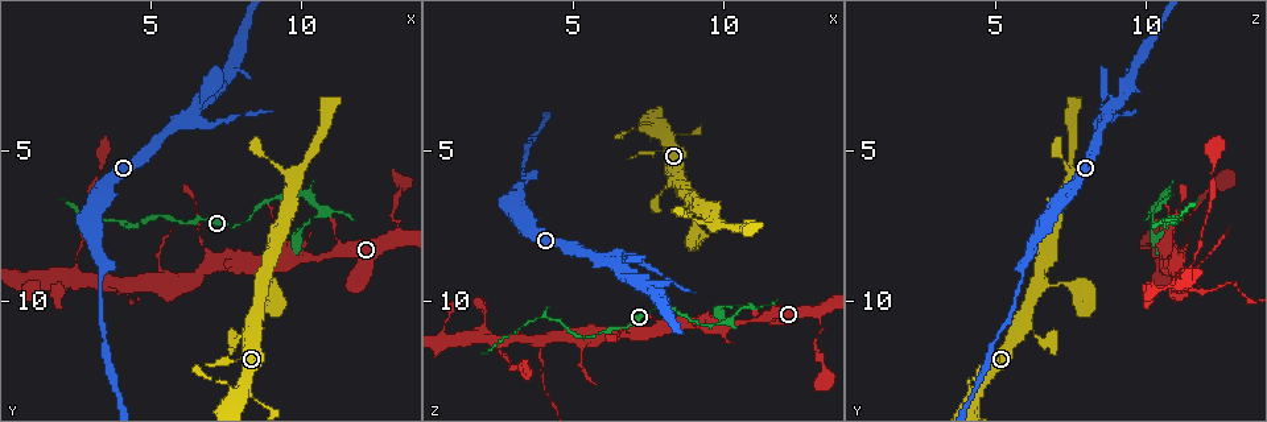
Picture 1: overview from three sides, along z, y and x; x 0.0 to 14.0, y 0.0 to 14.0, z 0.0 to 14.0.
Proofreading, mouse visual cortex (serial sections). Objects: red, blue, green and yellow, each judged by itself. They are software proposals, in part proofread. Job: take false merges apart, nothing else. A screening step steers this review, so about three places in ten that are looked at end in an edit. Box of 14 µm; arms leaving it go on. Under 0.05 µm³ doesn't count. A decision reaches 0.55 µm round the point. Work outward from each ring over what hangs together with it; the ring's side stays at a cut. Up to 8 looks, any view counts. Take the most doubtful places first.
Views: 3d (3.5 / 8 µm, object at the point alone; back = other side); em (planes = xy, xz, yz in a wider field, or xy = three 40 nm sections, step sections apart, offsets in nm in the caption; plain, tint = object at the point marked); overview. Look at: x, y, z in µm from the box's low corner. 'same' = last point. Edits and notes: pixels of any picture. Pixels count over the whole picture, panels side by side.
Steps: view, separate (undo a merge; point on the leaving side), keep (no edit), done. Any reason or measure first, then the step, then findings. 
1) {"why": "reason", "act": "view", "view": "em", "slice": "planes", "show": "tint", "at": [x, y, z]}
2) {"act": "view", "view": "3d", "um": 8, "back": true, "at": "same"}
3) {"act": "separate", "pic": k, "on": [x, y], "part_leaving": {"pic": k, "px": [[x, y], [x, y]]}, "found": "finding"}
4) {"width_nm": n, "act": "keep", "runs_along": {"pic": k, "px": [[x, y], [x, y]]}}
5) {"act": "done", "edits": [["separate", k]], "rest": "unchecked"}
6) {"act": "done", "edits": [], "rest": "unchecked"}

{"why": "thick turns thin", "act": "view", "view": "3d", "um": 3.5, "at": [2.6, 8.4, 11.6]}

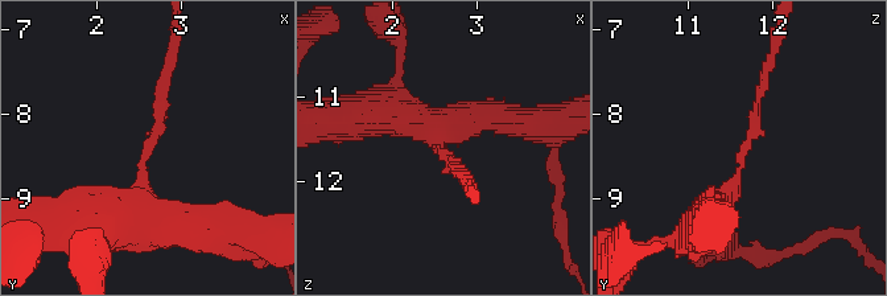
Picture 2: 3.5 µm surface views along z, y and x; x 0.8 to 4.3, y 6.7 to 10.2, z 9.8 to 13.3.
{"arm_widths_nm": [100, 400], "act": "view", "view": "em", "slice": "xy", "step": 1, "show": "tint", "at": [2.60, 8.45, 11.65]}

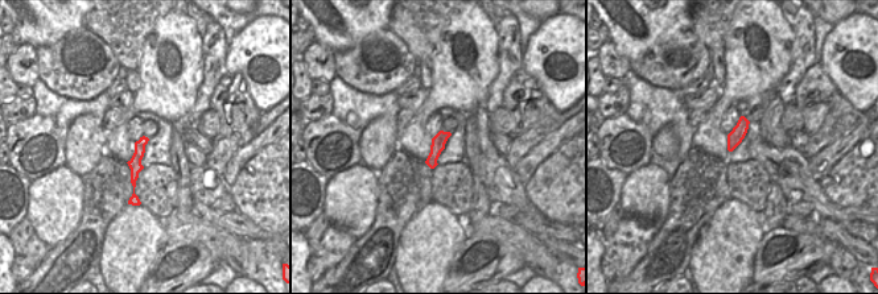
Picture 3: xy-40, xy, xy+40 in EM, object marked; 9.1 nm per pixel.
{"act": "keep", "runs_along": {"pic": 2, "px": [[713, 222], [754, 134], [767, 69]]}, "found": "one cell here"}

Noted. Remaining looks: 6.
{"why": "thick turns thin", "act": "view", "view": "3d", "um": 3.5, "at": [8.3, 7.2, 10.2]}

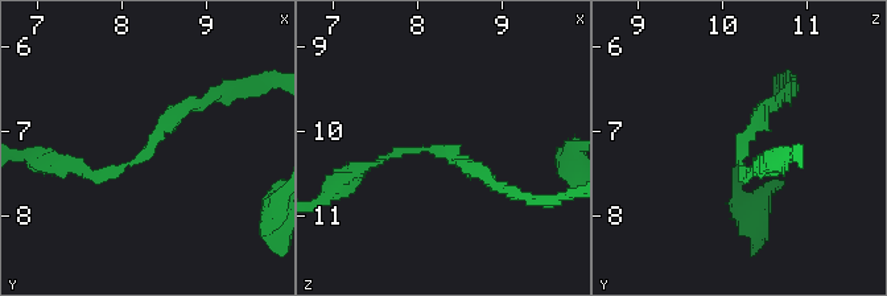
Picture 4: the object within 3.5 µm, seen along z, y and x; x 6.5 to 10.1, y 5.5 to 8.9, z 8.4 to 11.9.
{"arm_widths_nm": [100, 200], "act": "view", "view": "em", "slice": "xy", "step": 2, "show": "tint", "at": [8.35, 7.15, 10.20]}

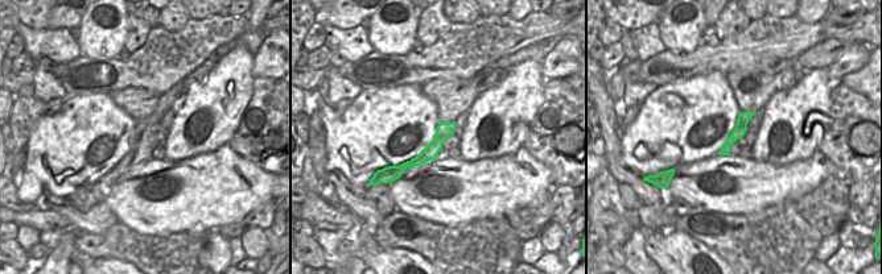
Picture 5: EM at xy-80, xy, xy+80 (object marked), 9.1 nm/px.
{"act": "keep", "runs_along": {"pic": 4, "px": [[81, 169], [130, 165], [214, 93]]}, "found": "all the same cell"}

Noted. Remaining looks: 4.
{"why": "abrupt turn", "act": "view", "view": "3d", "um": 3.5, "at": [10.7, 6.9, 10.1]}

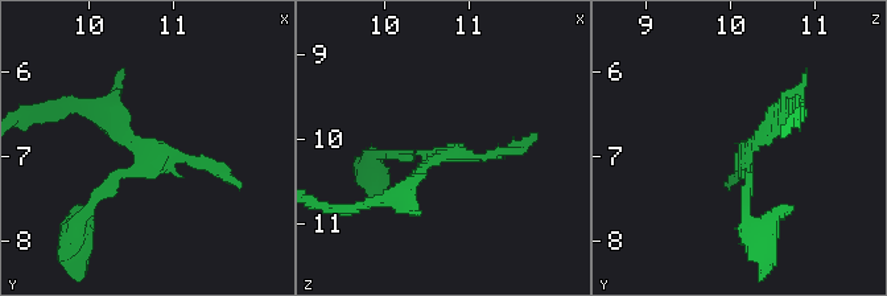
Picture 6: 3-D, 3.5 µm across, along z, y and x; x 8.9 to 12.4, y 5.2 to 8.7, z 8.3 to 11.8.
{"act": "view", "view": "em", "slice": "planes", "show": "tint", "at": [10.65, 7.00, 10.20]}

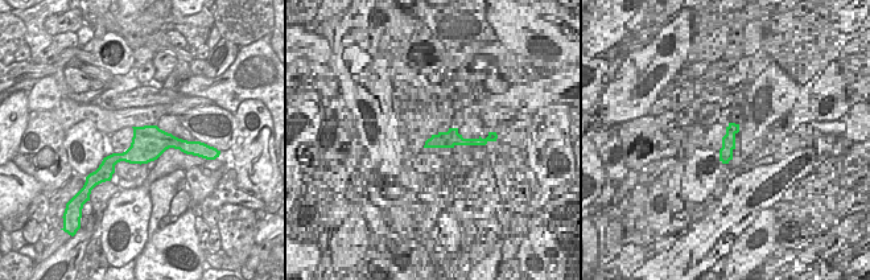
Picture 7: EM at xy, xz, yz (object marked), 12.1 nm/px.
{"act": "keep", "runs_along": {"pic": 6, "px": [[792, 106], [749, 151], [746, 216]]}, "found": "continuous, no second cell"}

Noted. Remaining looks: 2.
{"act": "done", "edits": [], "rest": "unchecked"}

